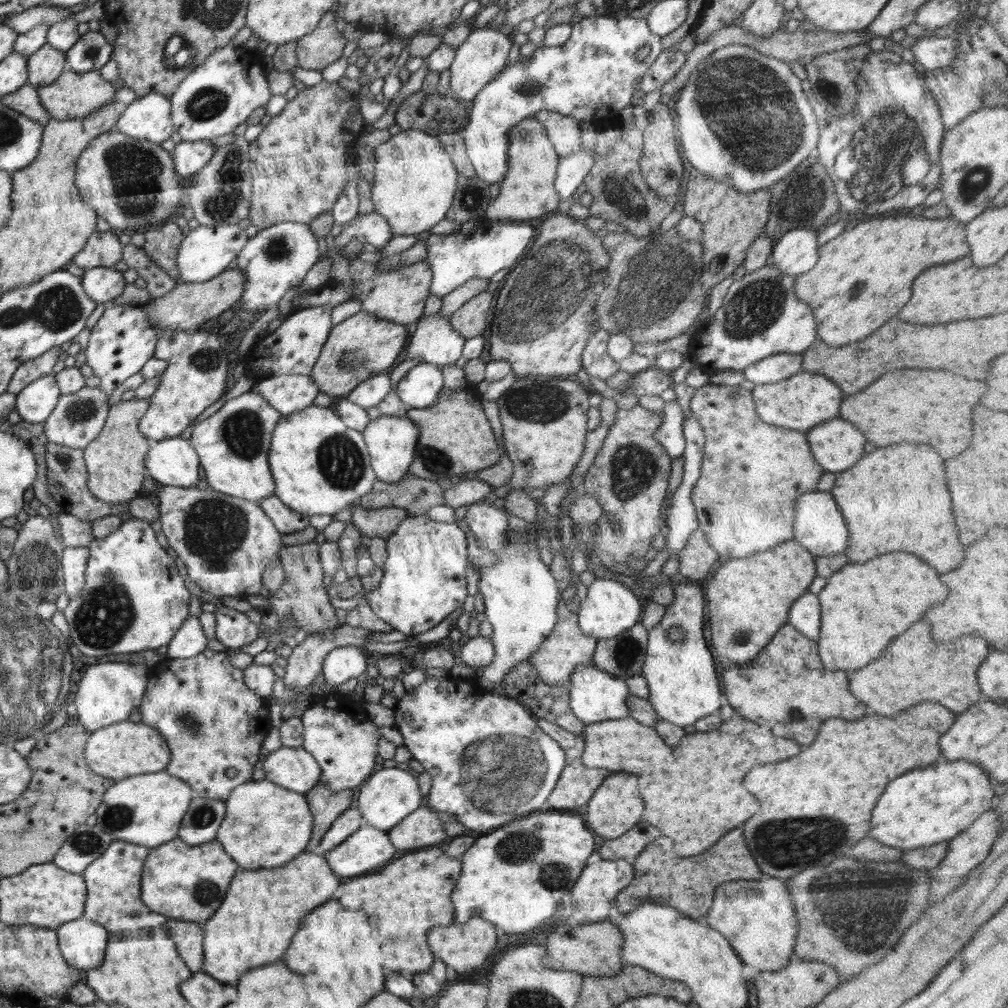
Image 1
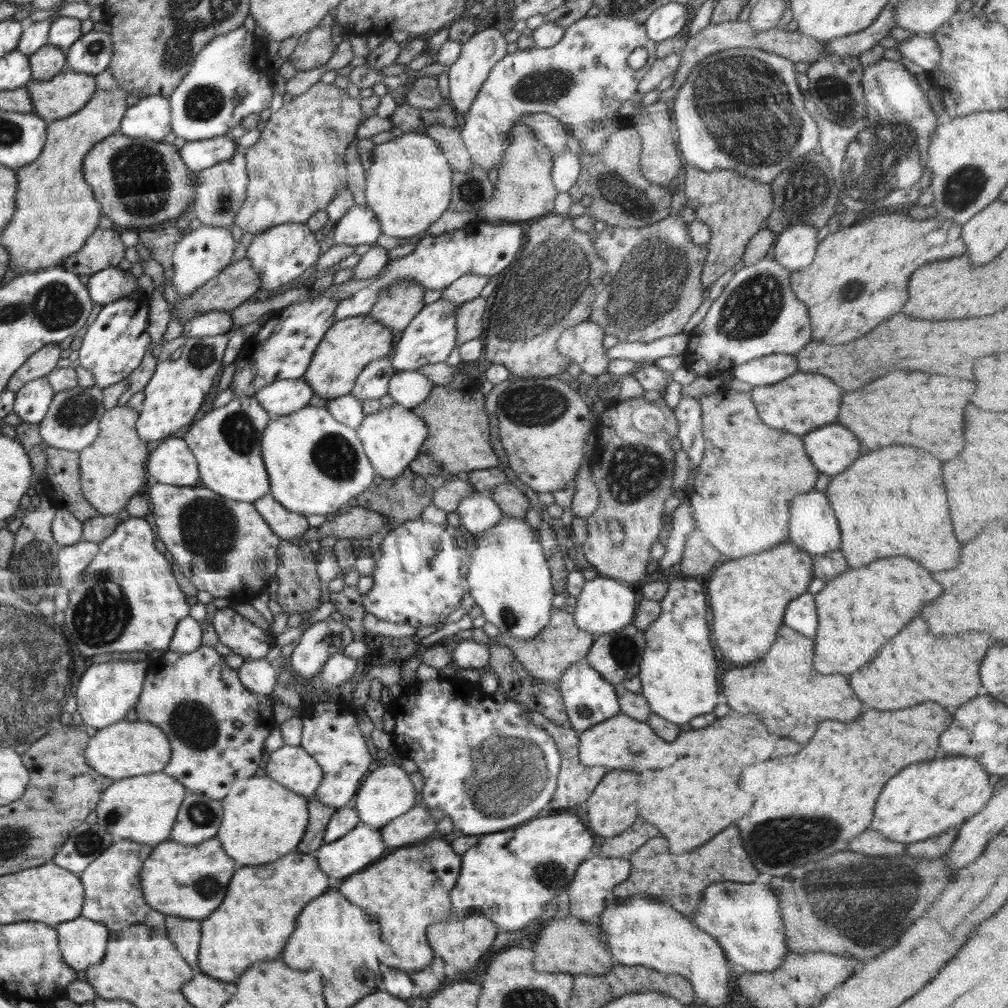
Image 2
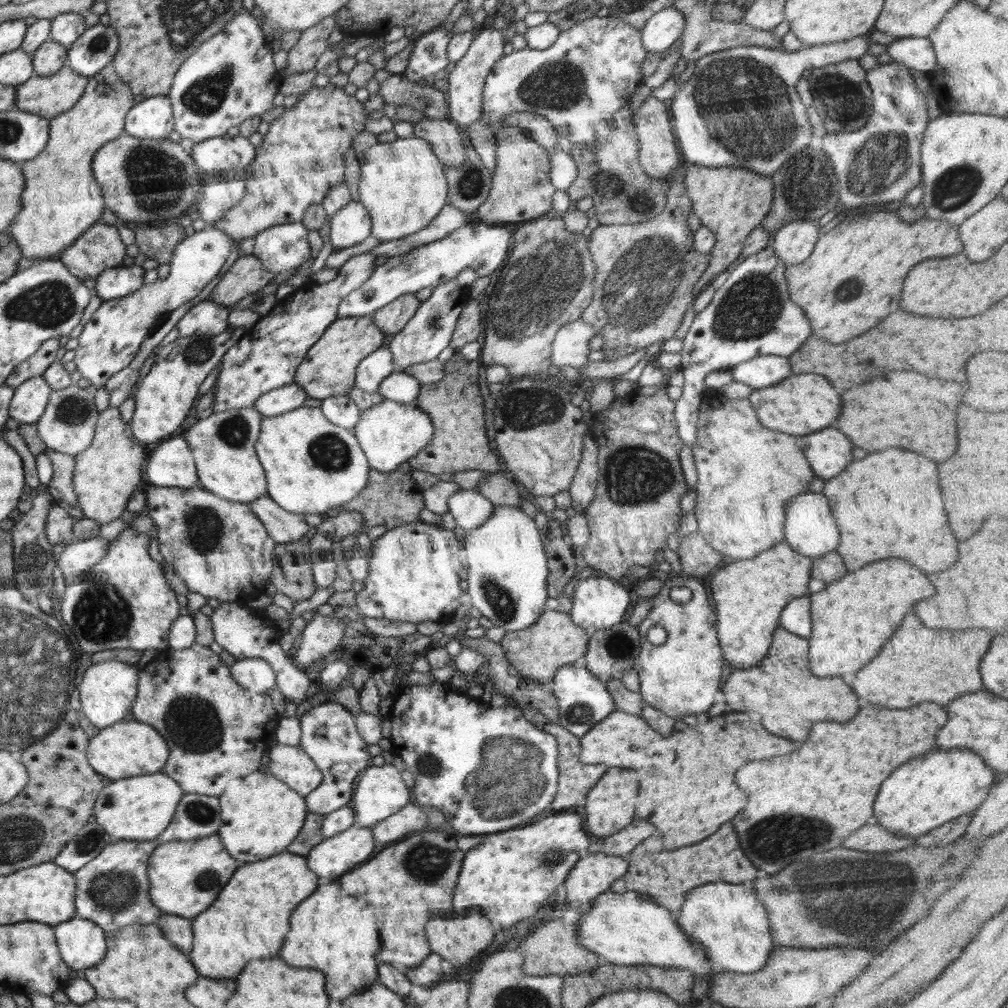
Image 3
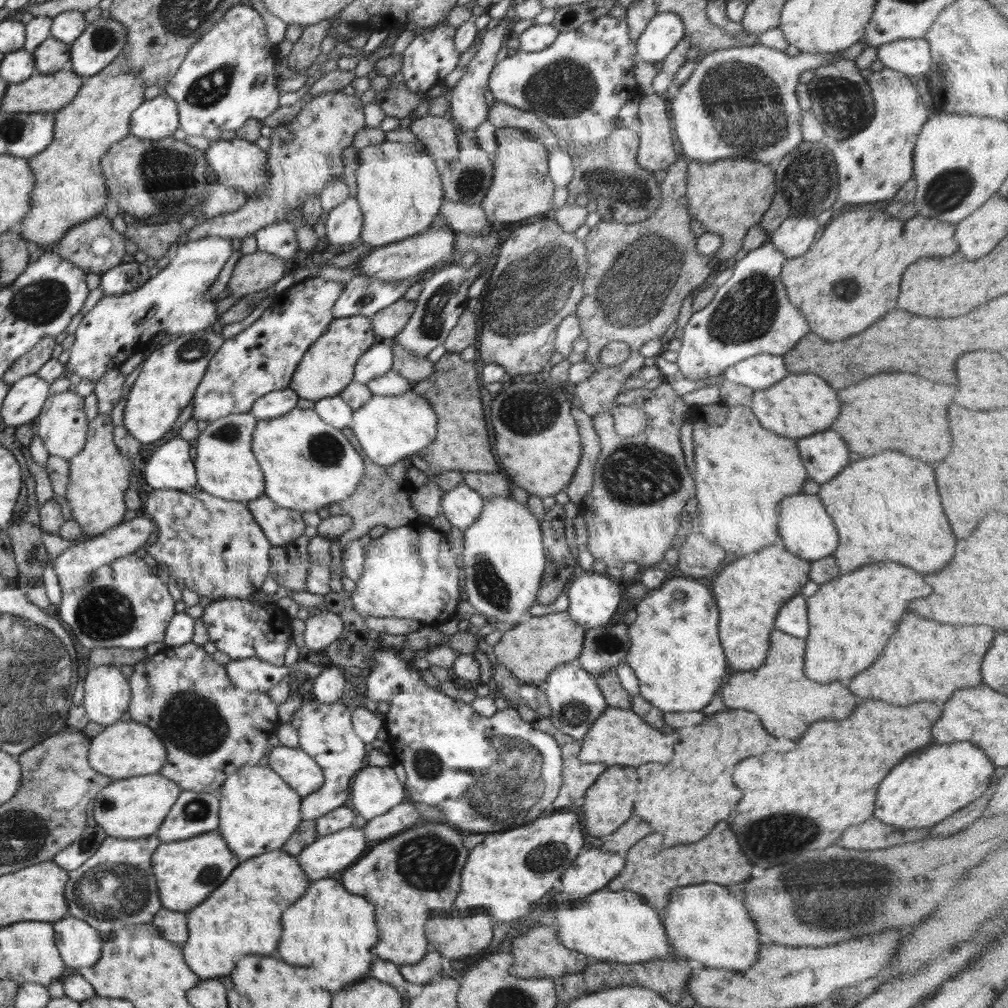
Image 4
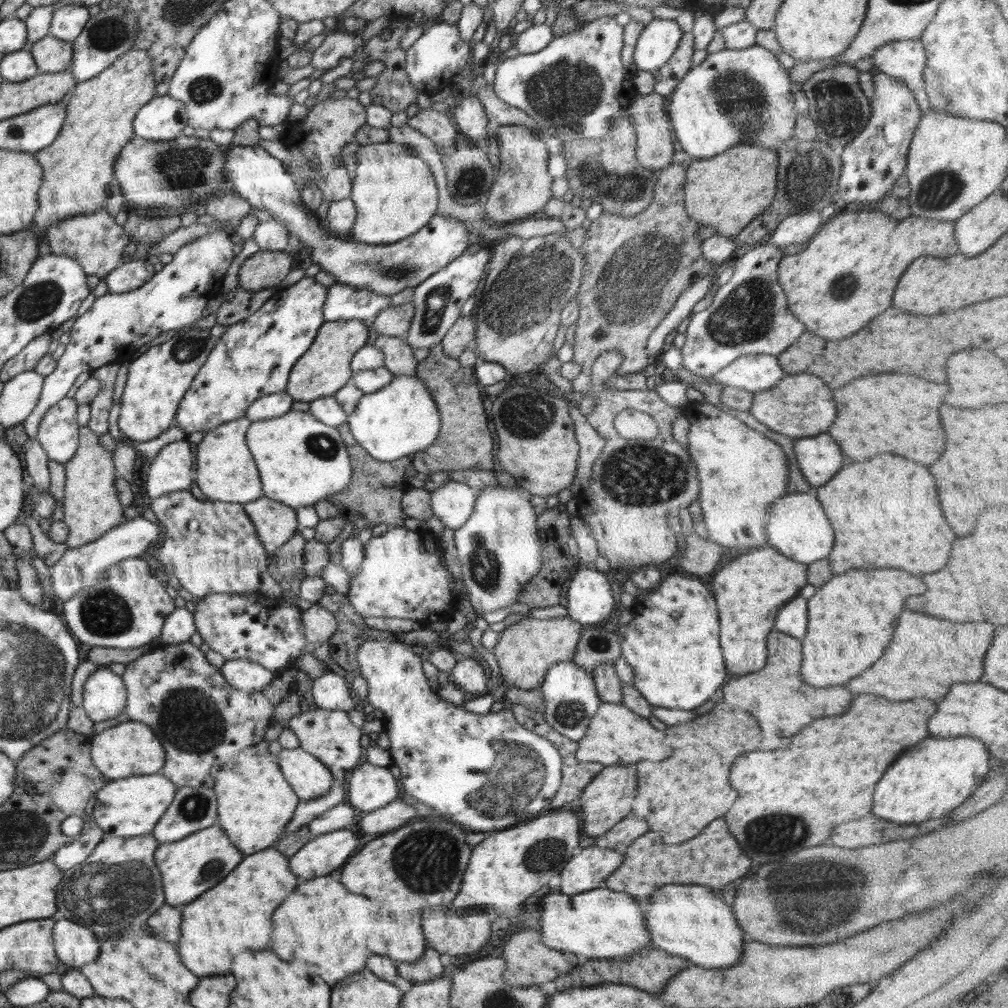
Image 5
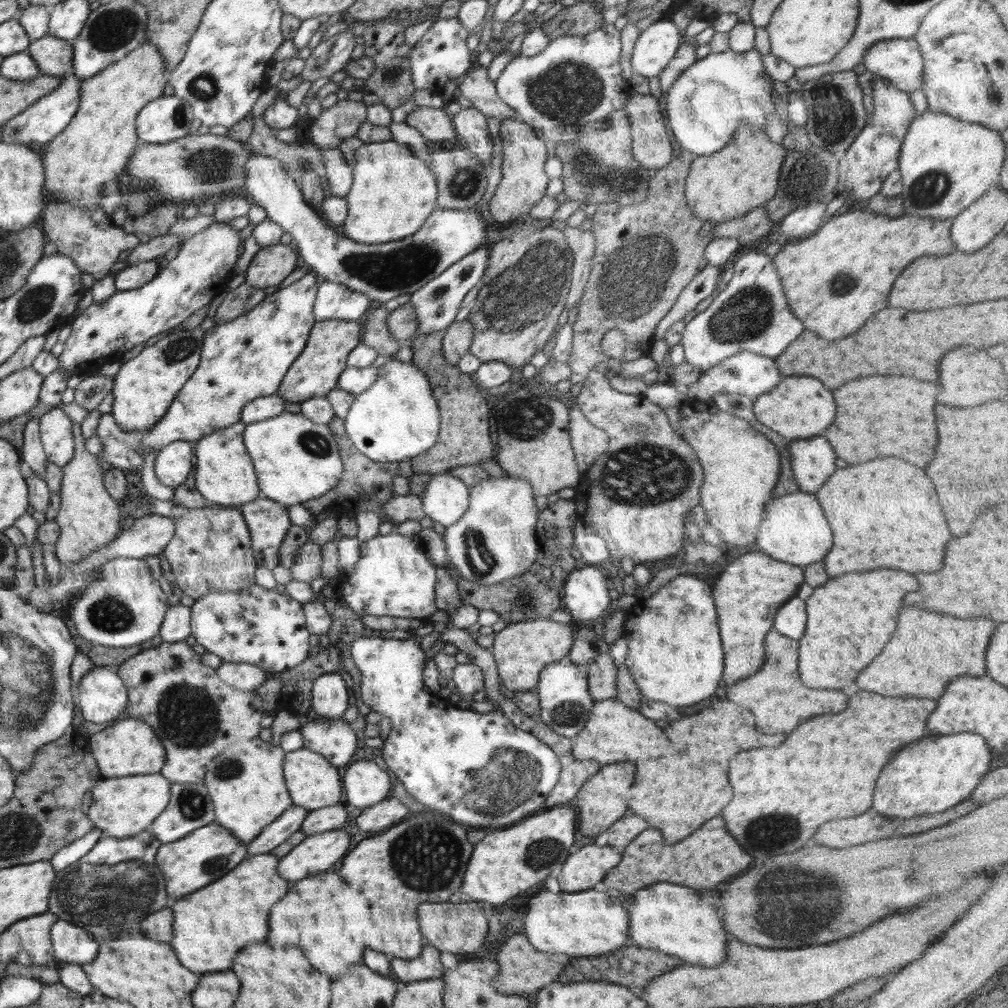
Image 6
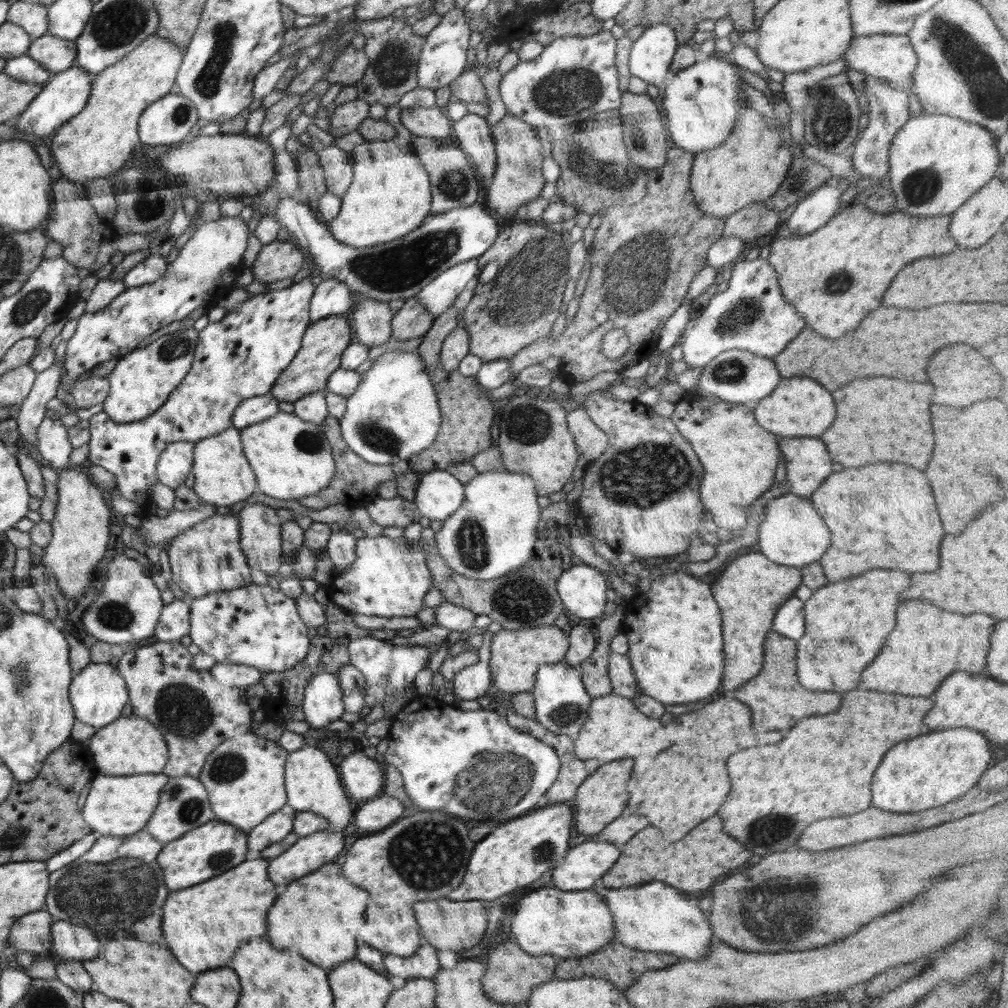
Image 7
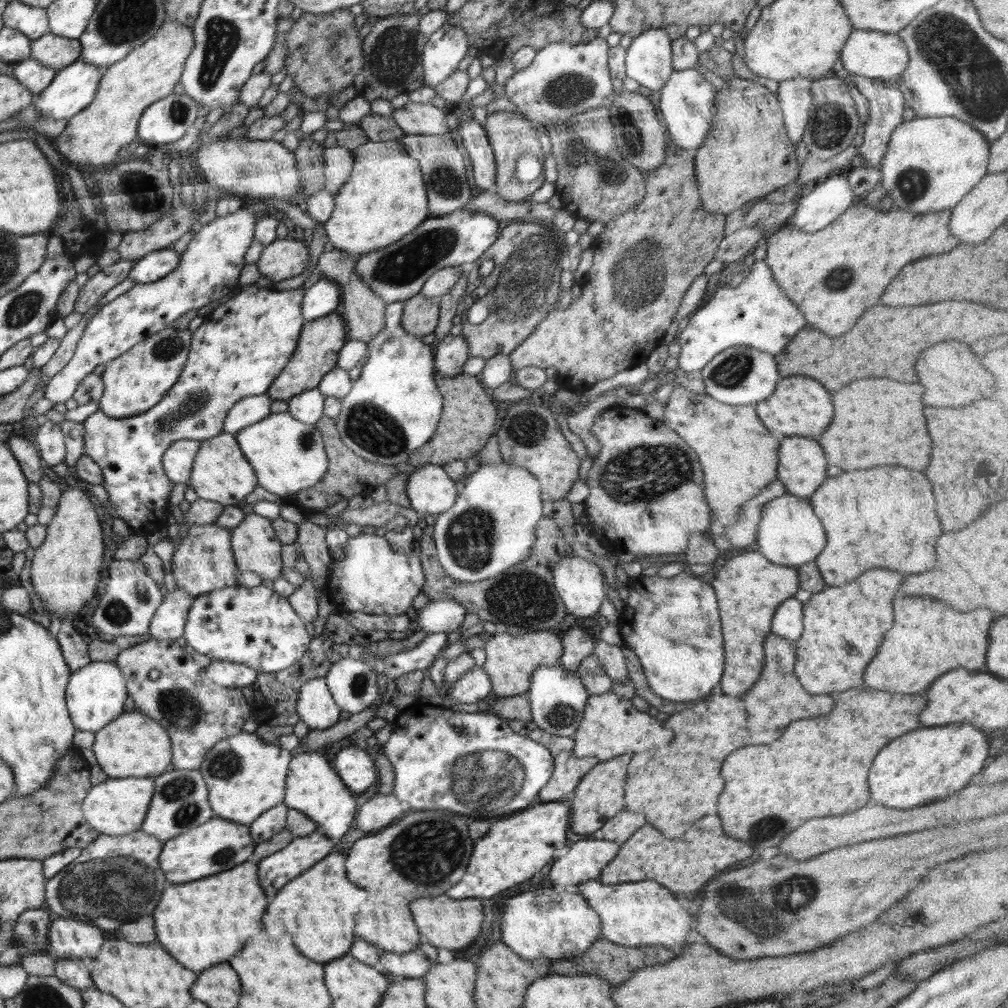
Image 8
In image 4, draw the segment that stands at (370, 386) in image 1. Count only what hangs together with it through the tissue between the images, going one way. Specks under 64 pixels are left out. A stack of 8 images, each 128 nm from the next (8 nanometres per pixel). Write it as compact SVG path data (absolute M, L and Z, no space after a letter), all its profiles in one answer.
M382 342L368 348L354 366L354 381L366 384L374 377L391 370L394 352L390 344Z

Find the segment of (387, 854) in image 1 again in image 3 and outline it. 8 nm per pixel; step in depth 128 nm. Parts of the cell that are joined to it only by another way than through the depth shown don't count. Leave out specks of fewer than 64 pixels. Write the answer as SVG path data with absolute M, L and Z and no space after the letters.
M352 825L341 834L332 838L326 838L321 843L309 850L307 858L308 869L318 877L319 884L323 885L332 882L337 876L342 876L354 869L354 866L368 860L374 852L374 835L371 827Z

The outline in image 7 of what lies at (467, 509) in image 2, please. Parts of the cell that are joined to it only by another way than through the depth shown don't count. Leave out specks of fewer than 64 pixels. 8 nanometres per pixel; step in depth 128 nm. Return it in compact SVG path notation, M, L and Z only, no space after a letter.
M447 470L424 473L418 481L413 503L430 520L445 521L463 501L465 484Z

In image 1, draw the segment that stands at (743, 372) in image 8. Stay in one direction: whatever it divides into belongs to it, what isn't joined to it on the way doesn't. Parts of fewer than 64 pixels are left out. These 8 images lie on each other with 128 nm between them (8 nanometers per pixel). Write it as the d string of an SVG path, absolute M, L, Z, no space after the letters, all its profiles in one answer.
M780 353L758 360L744 370L744 378L755 385L778 382L802 371L802 354Z

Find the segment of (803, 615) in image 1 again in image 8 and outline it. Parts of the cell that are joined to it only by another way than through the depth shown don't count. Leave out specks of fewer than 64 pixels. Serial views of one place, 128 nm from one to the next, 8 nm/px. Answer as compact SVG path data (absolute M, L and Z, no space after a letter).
M793 596L782 602L772 617L771 633L797 641L803 631L802 604Z

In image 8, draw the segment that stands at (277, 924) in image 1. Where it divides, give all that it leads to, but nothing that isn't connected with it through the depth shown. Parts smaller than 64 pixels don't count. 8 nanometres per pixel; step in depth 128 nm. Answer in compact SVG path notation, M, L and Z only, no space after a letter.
M246 861L212 878L168 886L151 915L158 942L162 946L166 944L164 948L180 964L199 973L226 962L232 954L242 950L246 940L260 932L266 906L266 896L258 884L258 865Z

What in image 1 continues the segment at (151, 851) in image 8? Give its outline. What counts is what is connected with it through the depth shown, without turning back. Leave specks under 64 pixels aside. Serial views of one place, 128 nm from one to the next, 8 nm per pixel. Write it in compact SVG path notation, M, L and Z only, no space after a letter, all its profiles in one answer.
M114 841L104 852L104 858L92 861L92 866L84 870L84 878L88 878L88 914L83 914L86 919L99 922L103 927L112 930L115 935L130 930L140 932L140 928L152 928L165 924L164 915L153 913L141 899L141 874L142 864L146 860L151 847L130 844L126 841Z

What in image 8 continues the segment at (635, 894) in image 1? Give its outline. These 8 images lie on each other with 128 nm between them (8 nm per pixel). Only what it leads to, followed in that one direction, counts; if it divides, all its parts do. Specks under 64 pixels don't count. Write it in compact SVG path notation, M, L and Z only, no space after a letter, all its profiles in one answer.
M708 814L696 820L680 840L668 840L656 828L646 824L636 830L632 838L628 838L628 842L620 848L616 858L607 864L598 879L607 885L656 880L672 892L694 892L712 876L722 874L726 868L750 858L752 854L752 846L728 838L722 832L720 818L716 814Z

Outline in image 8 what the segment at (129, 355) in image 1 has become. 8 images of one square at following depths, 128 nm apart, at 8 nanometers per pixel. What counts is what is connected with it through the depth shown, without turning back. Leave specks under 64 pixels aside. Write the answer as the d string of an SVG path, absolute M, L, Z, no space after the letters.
M244 205L232 214L216 217L216 220L203 226L194 235L186 250L181 253L178 266L170 274L156 282L135 283L132 288L129 288L118 298L112 299L107 305L104 305L103 308L92 316L89 324L86 325L86 329L82 332L82 337L80 337L80 341L76 345L76 350L74 350L74 357L47 384L48 388L44 392L44 397L56 405L66 403L76 392L80 381L86 375L93 373L97 366L115 360L124 352L128 352L130 348L138 345L150 334L156 334L156 332L165 330L172 321L186 314L188 310L199 309L202 306L206 306L206 304L210 304L210 302L222 300L234 288L239 287L238 278L245 265L244 254L246 254L248 247L255 238L255 224L257 223L254 217L255 213Z

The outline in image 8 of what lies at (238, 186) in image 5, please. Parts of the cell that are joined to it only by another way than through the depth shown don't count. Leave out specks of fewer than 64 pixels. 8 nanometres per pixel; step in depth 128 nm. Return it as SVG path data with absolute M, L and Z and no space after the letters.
M458 209L442 216L428 216L410 234L391 245L356 255L355 271L360 280L384 302L405 301L420 293L429 276L449 266L468 267L498 238L499 221L484 212Z

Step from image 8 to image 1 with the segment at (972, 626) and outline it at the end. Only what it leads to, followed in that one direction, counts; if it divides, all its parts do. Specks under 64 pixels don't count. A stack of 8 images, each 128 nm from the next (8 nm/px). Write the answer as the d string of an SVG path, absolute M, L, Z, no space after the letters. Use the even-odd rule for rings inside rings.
M916 622L904 634L894 638L894 642L884 650L884 654L872 664L853 671L850 678L850 692L874 712L892 716L900 714L906 708L912 708L920 702L940 702L942 706L964 712L968 706L976 704L982 698L976 670L982 660L988 656L990 648L984 638L964 636L960 644L936 644L930 636L930 624ZM920 664L920 666L910 666Z

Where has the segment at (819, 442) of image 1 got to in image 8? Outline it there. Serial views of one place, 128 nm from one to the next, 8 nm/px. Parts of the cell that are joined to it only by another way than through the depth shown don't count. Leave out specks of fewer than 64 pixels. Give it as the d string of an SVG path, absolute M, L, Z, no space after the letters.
M786 437L786 440L780 444L778 452L780 452L780 456L778 456L780 460L776 479L786 487L788 493L800 498L809 498L828 478L828 474L826 474L828 462L826 462L824 450L820 448L818 442L814 442L810 438Z

